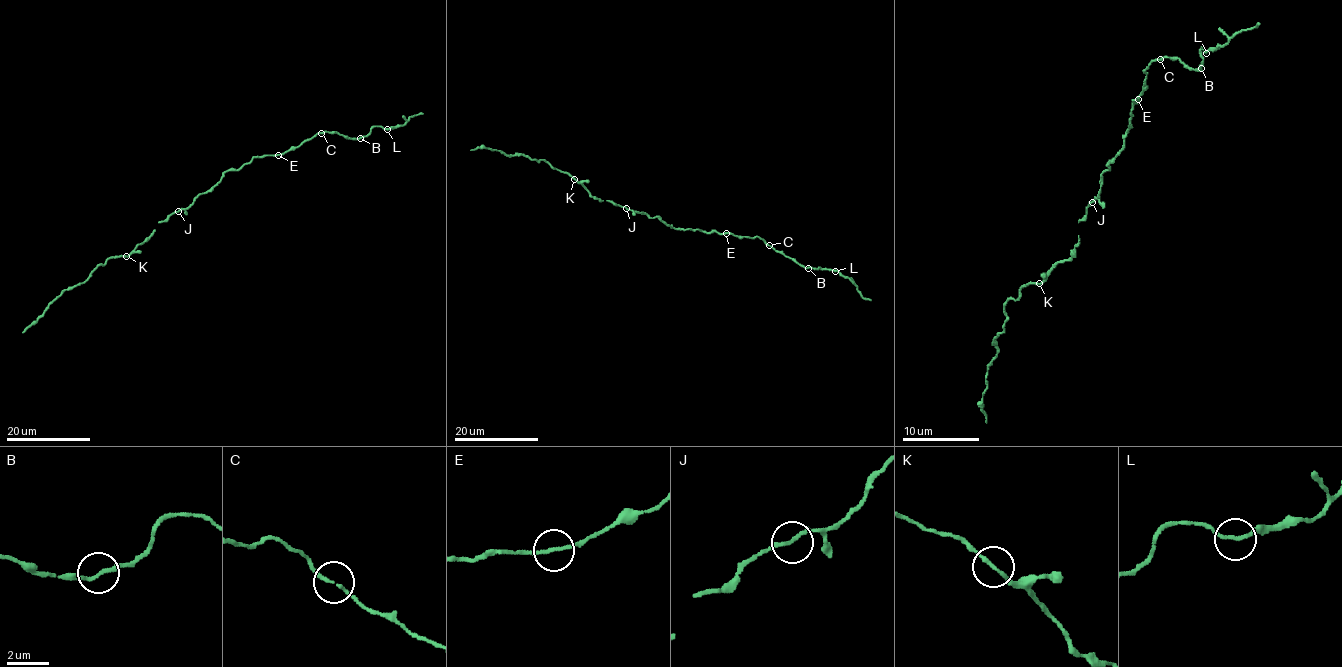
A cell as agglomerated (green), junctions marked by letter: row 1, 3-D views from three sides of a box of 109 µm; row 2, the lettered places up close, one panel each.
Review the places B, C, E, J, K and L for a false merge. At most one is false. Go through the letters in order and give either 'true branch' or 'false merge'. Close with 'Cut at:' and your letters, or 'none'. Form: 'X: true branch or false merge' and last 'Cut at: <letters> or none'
B: true branch
C: true branch
E: true branch
J: true branch
K: true branch
L: true branch
Cut at: none

